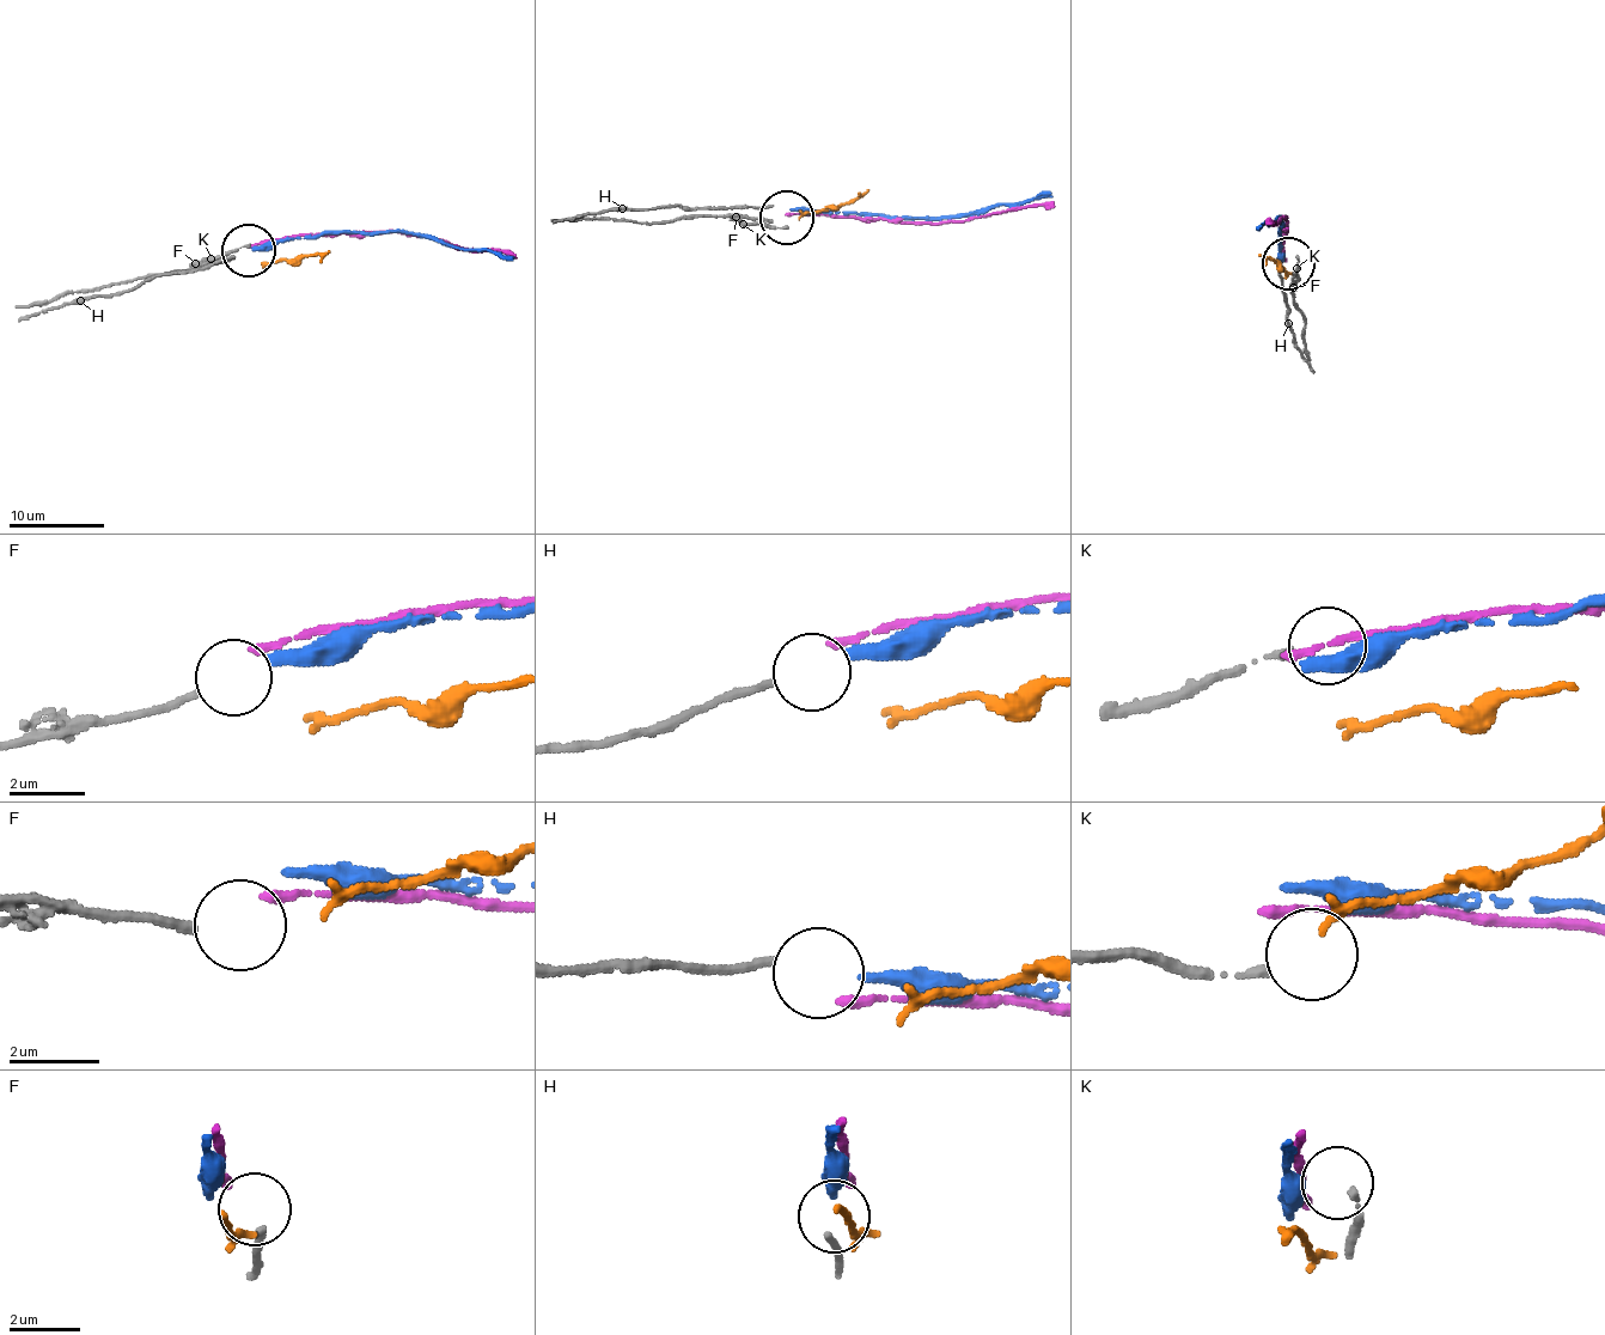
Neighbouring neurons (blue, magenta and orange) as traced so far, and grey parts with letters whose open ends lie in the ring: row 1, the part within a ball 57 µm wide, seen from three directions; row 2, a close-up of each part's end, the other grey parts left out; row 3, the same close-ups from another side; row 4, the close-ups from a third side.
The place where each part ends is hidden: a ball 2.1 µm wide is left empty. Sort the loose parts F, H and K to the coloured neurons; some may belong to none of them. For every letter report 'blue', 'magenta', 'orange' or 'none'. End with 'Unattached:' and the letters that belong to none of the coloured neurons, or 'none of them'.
F: none
H: none
K: none
Unattached: F, H, K

